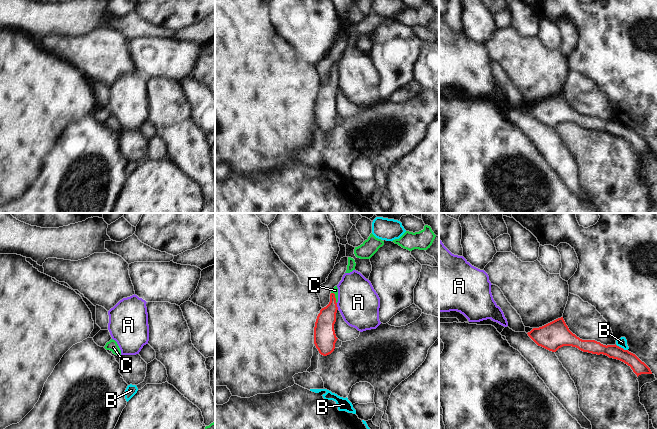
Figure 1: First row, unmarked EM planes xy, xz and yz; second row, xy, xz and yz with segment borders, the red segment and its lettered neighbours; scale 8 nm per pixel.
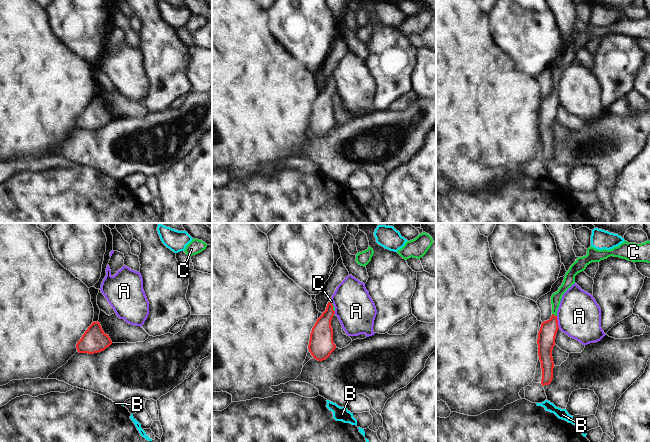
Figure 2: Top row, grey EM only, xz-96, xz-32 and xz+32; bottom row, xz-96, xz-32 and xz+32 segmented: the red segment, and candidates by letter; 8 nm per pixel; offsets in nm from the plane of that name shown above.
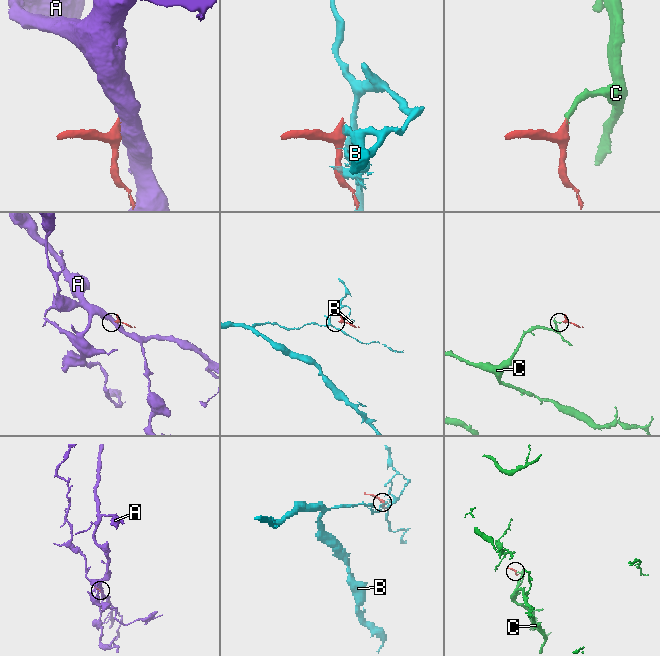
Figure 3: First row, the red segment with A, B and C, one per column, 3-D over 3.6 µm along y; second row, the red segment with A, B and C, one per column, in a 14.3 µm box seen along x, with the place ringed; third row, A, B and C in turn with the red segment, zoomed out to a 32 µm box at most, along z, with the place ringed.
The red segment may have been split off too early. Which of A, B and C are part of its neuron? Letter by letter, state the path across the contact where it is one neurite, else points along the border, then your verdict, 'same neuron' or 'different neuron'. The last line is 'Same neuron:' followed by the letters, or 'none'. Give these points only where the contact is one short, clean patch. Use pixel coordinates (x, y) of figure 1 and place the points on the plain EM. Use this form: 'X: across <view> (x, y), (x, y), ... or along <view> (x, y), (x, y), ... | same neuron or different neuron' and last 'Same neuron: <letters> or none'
A: along xz (336, 79), (338, 85) | different neuron
B: along yz (615, 120), (627, 126) | different neuron
C: across xz (324, 102), (334, 73), (335, 66) | same neuron
Same neuron: C

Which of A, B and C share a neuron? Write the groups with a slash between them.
A / B / C

